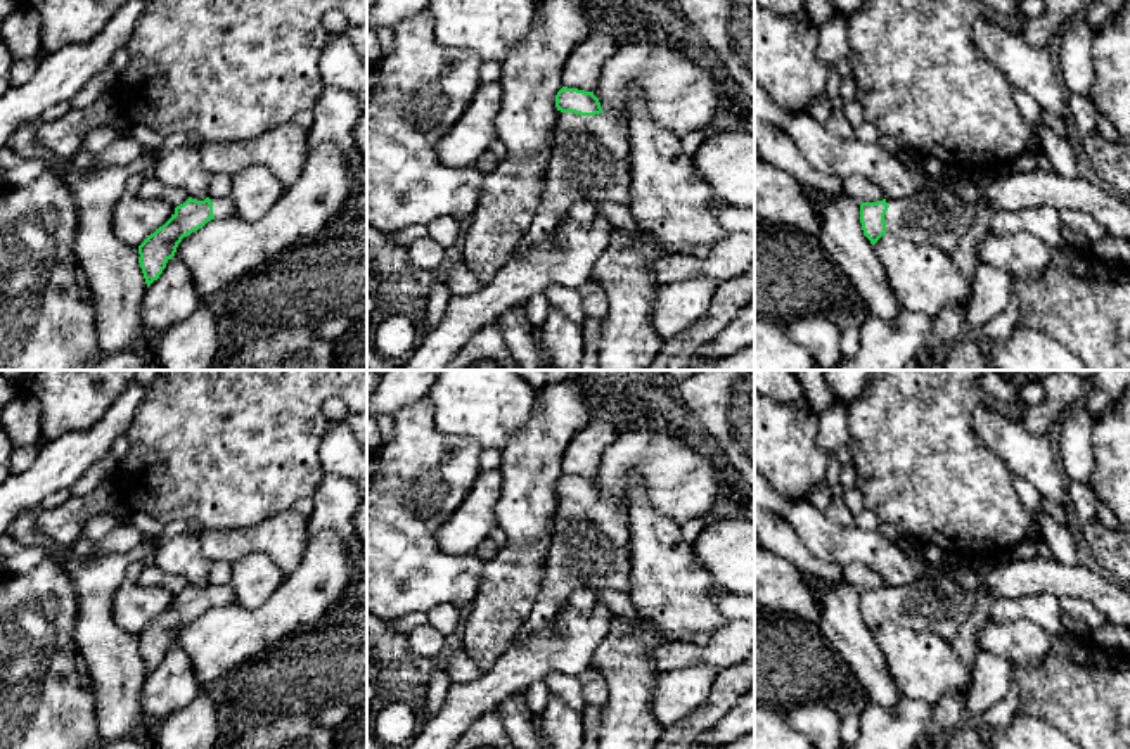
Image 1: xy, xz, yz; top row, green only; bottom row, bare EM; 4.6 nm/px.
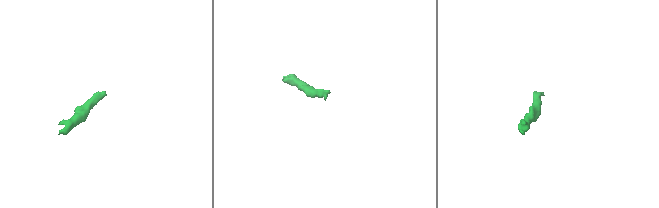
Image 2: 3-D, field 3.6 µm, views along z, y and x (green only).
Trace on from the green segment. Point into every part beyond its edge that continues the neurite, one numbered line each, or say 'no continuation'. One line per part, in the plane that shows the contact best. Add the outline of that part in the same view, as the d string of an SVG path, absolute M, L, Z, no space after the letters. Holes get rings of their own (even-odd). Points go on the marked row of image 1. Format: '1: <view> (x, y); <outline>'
1: xz (590, 160); M609 109L595 116L557 111L542 204L512 256L524 254L566 218L576 201L628 206L632 150L623 118Z

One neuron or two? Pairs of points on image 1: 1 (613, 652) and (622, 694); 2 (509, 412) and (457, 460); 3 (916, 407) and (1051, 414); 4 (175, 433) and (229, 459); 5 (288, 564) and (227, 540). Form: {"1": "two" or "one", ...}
{"1": "one", "2": "two", "3": "two", "4": "one", "5": "one"}

